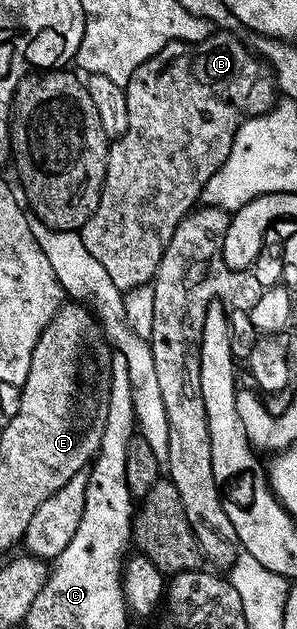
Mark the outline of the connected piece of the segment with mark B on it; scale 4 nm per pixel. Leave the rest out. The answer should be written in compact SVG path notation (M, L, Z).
M220 30L210 39L197 44L172 40L166 46L162 46L162 50L158 50L158 54L154 54L154 58L142 62L142 66L138 66L138 70L134 70L134 74L128 79L124 88L126 110L130 114L130 126L126 130L126 134L108 149L108 169L104 175L104 188L100 192L100 201L92 217L79 231L82 242L86 242L86 250L90 250L90 254L94 254L94 258L98 258L98 262L102 262L102 267L106 270L106 274L110 274L114 286L118 286L121 290L138 288L142 284L149 283L155 277L158 266L162 262L162 254L166 254L166 246L170 246L170 238L174 238L174 230L178 230L184 217L197 207L206 182L210 182L210 178L214 178L214 174L222 166L222 162L226 162L226 158L230 154L230 146L234 146L234 138L241 126L244 125L244 121L252 116L261 116L263 112L269 112L277 103L278 89L272 69L249 45L248 49L238 37L232 35L236 34L228 30Z

